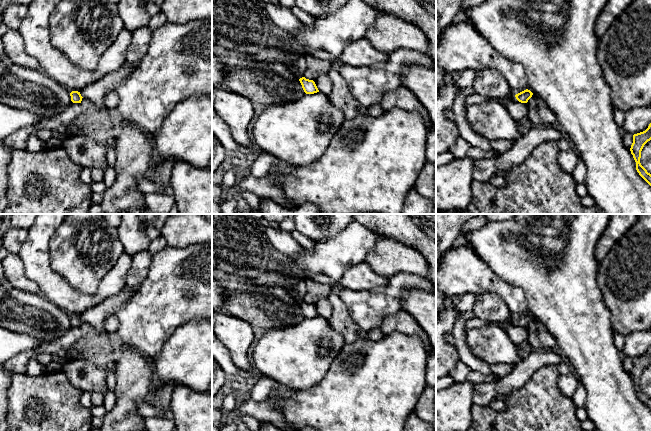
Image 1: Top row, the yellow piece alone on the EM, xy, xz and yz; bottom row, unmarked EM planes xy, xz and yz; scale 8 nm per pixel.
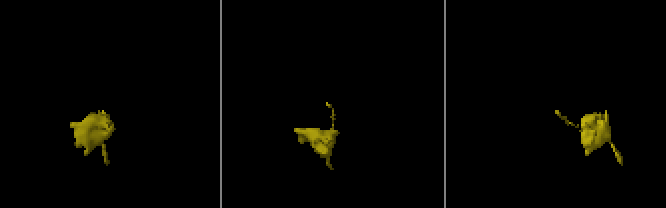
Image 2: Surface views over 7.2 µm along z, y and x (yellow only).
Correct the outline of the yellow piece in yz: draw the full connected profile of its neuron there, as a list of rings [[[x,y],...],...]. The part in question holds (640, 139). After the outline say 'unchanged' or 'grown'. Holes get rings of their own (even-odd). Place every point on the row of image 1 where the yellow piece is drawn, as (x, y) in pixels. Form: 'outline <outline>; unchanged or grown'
outline [[[651,123],[648,128],[640,133],[633,135],[633,143],[631,145],[630,151],[636,162],[636,170],[639,175],[651,186],[651,174],[641,165],[641,151],[644,145],[651,140]]]; unchanged

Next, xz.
outline [[[302,77],[299,79],[299,81],[306,94],[314,94],[314,93],[319,92],[318,88],[313,80],[309,80],[309,79],[306,79],[305,77]]]; unchanged

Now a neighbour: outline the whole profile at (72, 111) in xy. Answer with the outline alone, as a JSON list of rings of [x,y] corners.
[[[71,103],[59,115],[52,118],[43,118],[42,124],[49,130],[55,130],[60,124],[68,125],[81,113],[80,103]]]

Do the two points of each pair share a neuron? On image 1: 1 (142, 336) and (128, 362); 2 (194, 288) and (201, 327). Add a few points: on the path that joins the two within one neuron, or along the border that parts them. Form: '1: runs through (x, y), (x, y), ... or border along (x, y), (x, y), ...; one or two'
1: border along (126, 345), (137, 349), (153, 360); two
2: border along (201, 318), (193, 318), (177, 327); two

